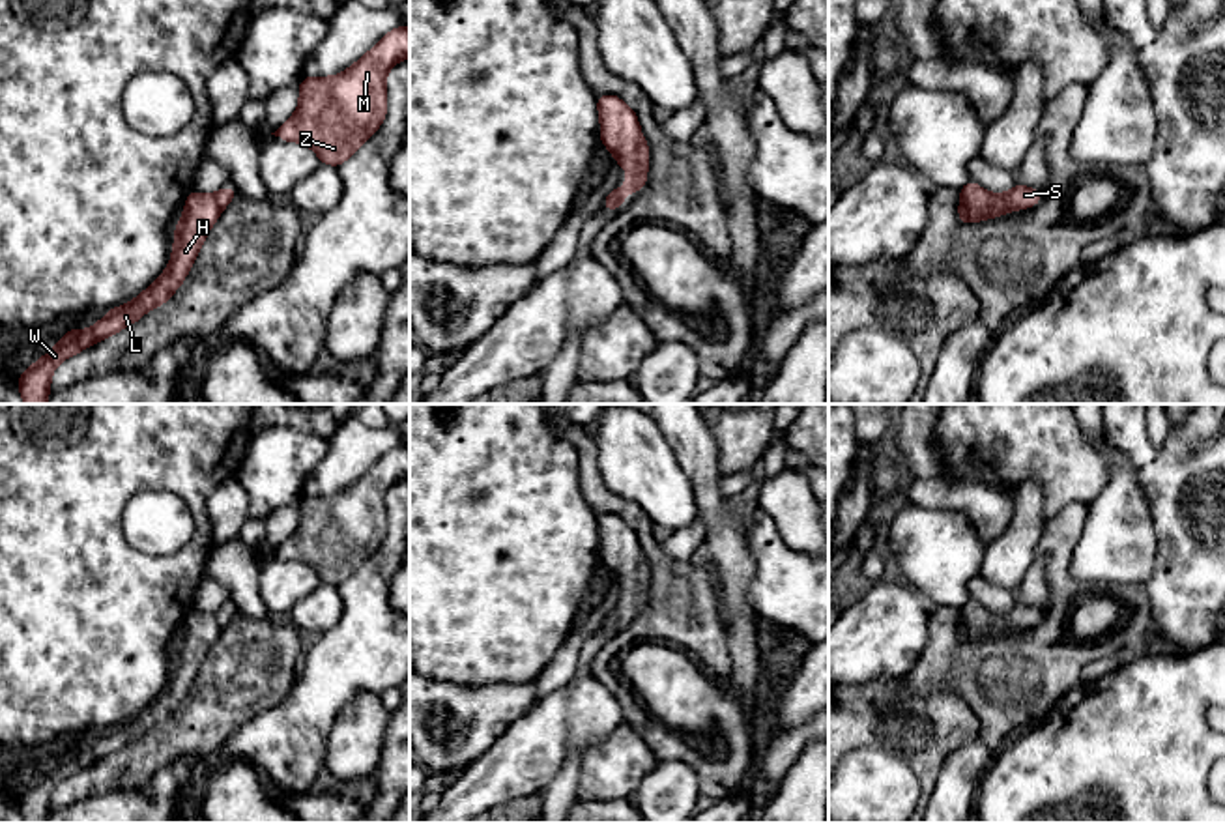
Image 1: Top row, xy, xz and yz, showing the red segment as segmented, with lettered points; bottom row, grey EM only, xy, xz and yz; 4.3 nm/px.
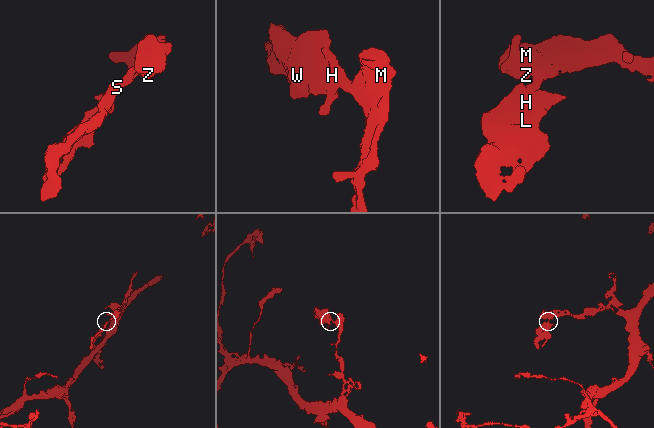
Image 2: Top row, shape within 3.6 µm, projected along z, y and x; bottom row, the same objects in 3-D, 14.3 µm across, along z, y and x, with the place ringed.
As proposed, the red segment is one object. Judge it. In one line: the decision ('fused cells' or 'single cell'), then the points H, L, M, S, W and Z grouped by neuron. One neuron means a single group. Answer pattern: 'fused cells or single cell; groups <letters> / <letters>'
single cell; groups H L M S W Z

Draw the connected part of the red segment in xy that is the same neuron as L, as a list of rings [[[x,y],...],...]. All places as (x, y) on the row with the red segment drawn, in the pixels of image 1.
[[[221,187],[215,195],[191,189],[185,196],[185,211],[176,223],[170,264],[161,277],[133,301],[107,310],[107,314],[90,329],[67,329],[58,344],[17,378],[17,389],[24,404],[47,404],[52,370],[64,359],[125,329],[153,307],[168,303],[191,271],[208,232],[236,196],[238,191],[234,187]]]

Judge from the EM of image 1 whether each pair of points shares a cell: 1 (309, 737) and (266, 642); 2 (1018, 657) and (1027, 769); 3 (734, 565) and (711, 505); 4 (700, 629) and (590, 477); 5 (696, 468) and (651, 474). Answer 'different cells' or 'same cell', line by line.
1: different cells
2: different cells
3: same cell
4: same cell
5: different cells

